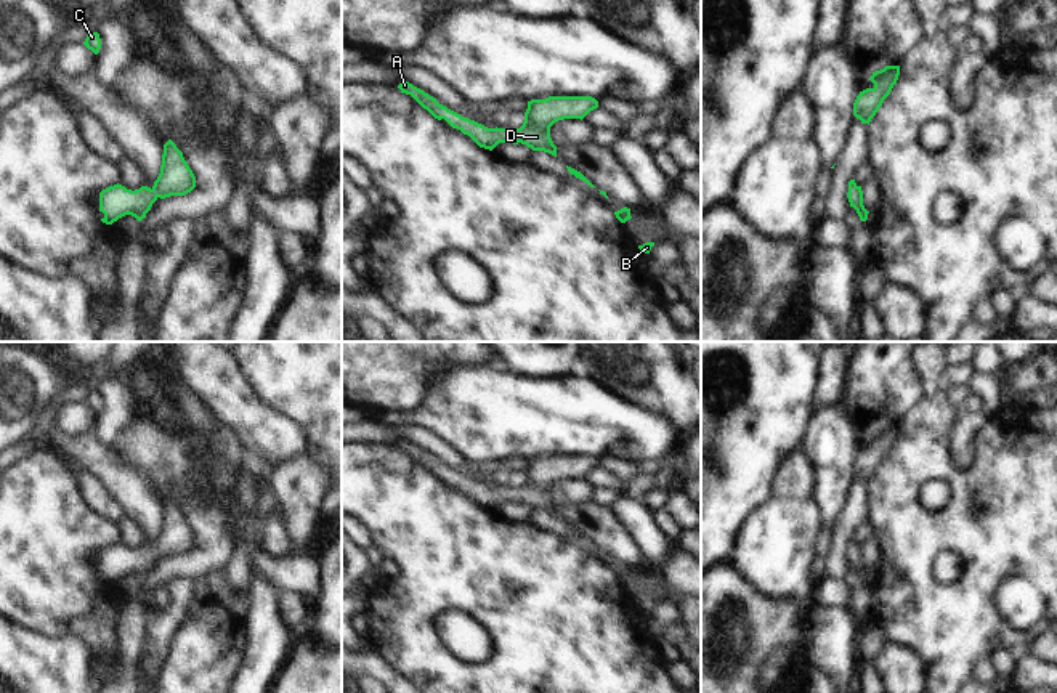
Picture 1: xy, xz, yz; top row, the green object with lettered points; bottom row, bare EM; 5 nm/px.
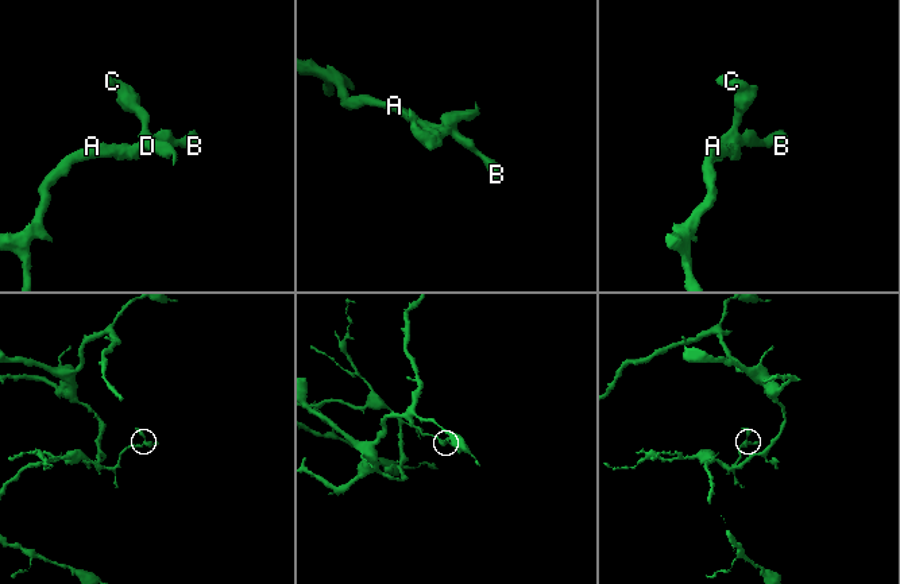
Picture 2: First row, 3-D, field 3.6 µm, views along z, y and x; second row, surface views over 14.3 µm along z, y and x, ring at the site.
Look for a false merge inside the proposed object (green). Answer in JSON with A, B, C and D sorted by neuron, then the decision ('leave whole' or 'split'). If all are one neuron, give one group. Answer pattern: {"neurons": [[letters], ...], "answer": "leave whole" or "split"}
{"neurons": [["A", "B", "C", "D"]], "answer": "leave whole"}

